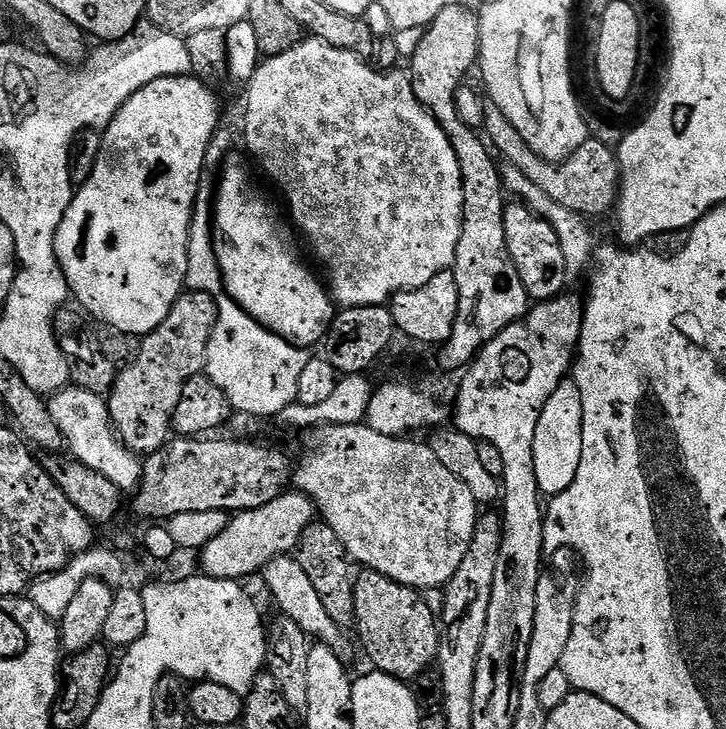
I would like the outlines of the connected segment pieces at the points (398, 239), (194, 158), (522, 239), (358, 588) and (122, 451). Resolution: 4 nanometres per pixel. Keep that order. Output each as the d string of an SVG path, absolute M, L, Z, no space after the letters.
M306 38L292 50L277 56L267 57L263 62L257 64L256 73L254 73L251 80L247 81L246 88L248 88L248 105L244 108L244 144L248 147L249 154L260 163L261 170L280 187L280 192L284 195L285 202L288 203L288 212L292 215L293 221L291 220L291 223L294 225L295 231L302 237L302 240L302 235L304 235L304 240L312 247L313 254L324 263L324 268L328 271L329 276L327 276L326 280L327 287L330 289L333 301L341 309L361 308L362 306L374 306L375 304L387 305L392 297L397 296L400 292L409 292L415 288L426 286L426 282L430 282L430 278L445 275L455 265L458 238L462 234L462 222L464 221L464 183L462 182L462 170L458 166L458 154L454 154L454 146L450 142L450 138L446 138L442 126L438 126L438 122L432 114L426 111L422 106L422 102L418 102L418 98L412 89L411 79L405 73L403 76L400 70L377 70L371 64L358 59L352 52L338 50L334 46L315 38Z
M195 75L167 76L161 80L150 82L142 86L142 90L135 92L131 98L118 110L118 114L111 120L108 127L103 129L100 140L100 153L96 156L96 165L88 176L84 185L75 189L70 206L62 218L56 231L56 257L64 271L68 283L69 293L74 297L75 303L81 309L85 308L91 319L99 320L109 329L117 328L128 336L143 338L149 336L160 323L170 314L174 302L180 293L185 291L186 266L188 265L188 239L193 234L192 211L196 208L196 195L200 192L200 175L206 172L208 148L214 137L218 135L216 128L220 124L220 104L211 92L209 85Z
M523 202L512 203L509 203L504 210L506 250L510 250L510 258L518 270L518 278L522 278L522 286L529 301L552 300L567 289L564 287L568 284L568 272L570 273L566 254L562 254L562 242L558 242L554 226L550 226L548 220L537 216L533 208Z
M361 571L355 581L356 621L360 626L360 644L368 655L371 667L378 672L392 675L405 682L415 681L423 672L429 671L437 663L440 655L441 629L438 616L427 604L425 597L415 588L407 588L377 572Z
M69 386L61 392L51 393L47 403L54 422L64 435L67 451L75 459L90 466L90 470L98 470L98 474L106 474L106 478L110 478L110 482L114 482L114 486L121 490L135 489L139 485L142 475L141 457L131 452L120 440L120 433L112 424L108 402L104 396L85 388Z

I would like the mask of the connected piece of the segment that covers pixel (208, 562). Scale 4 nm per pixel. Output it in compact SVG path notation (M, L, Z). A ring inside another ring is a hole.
M285 490L278 498L274 498L274 502L266 502L266 506L235 513L229 519L226 530L222 530L222 534L218 534L218 538L211 539L199 553L199 567L202 569L203 575L212 576L215 580L243 581L244 576L252 576L255 572L257 575L276 557L295 553L303 531L317 519L317 516L316 506L310 497L299 490Z

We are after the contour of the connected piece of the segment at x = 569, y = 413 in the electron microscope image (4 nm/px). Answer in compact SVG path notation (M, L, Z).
M566 378L558 390L550 394L546 406L540 411L538 430L534 430L534 474L538 478L541 493L548 498L562 494L562 490L574 482L574 474L578 474L578 462L582 462L582 394L575 379Z

